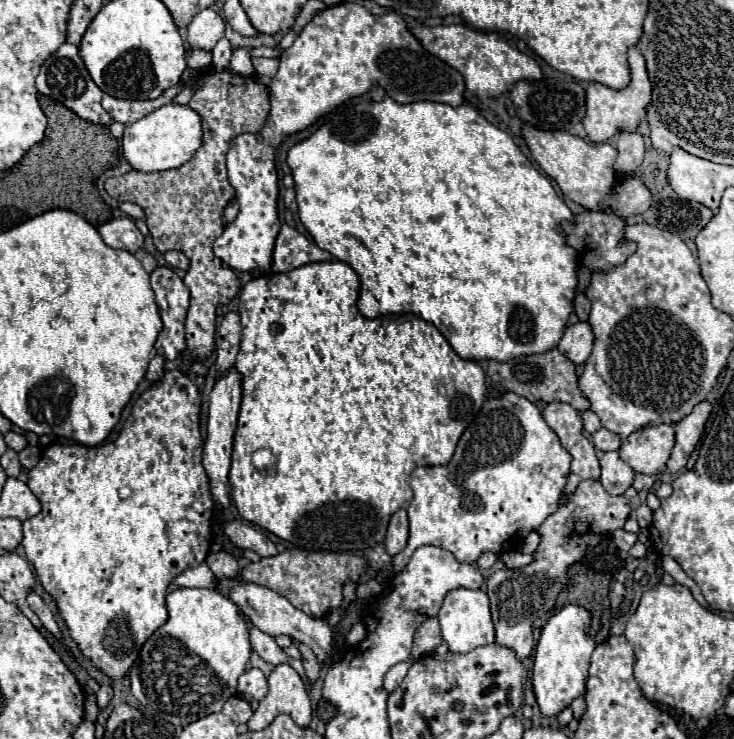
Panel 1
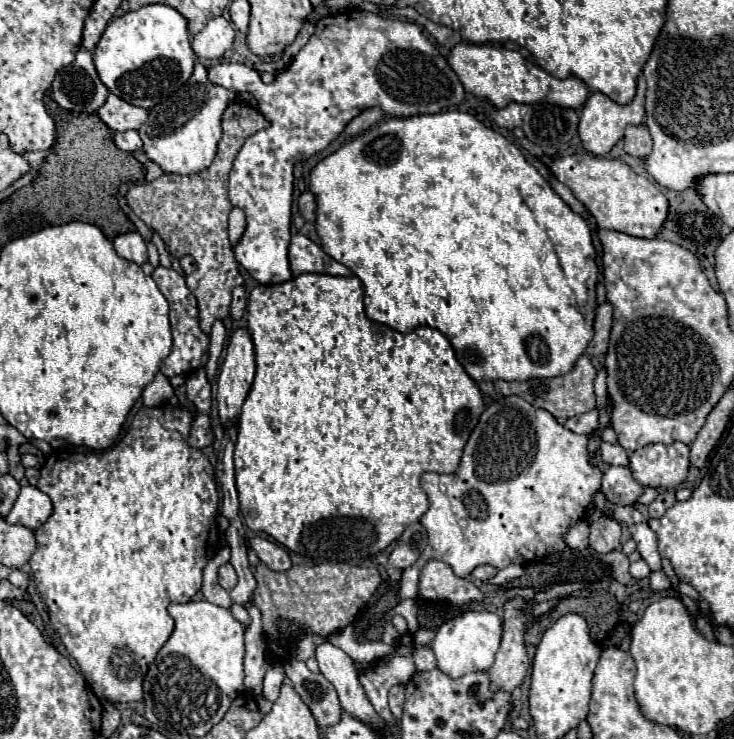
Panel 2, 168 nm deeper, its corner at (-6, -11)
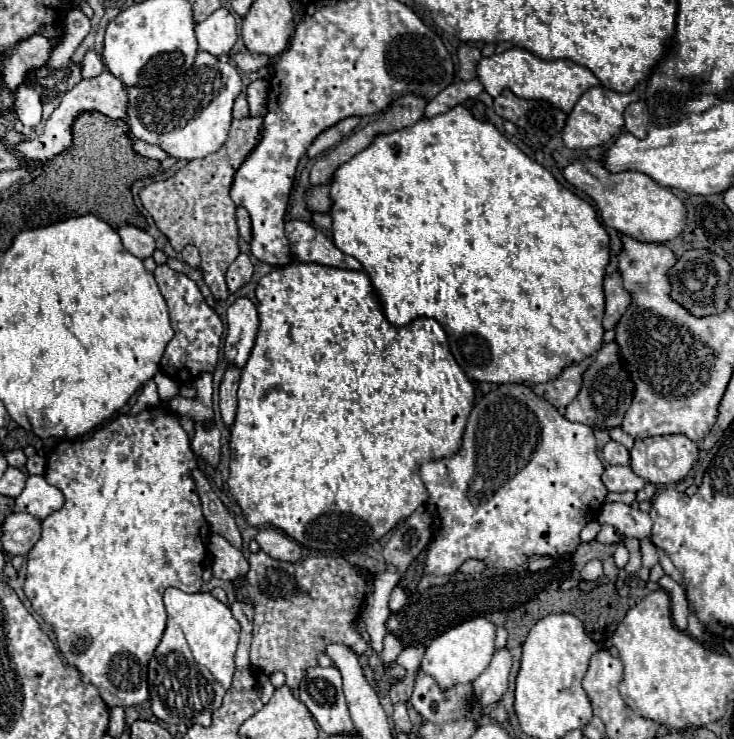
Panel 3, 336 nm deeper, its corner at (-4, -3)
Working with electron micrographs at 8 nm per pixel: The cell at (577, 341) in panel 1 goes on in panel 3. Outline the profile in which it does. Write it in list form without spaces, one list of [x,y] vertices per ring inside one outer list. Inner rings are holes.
[[[613,273],[605,279],[605,317],[603,317],[603,329],[609,331],[617,325],[621,315],[625,313],[627,305],[631,303],[631,295],[621,287],[619,273]]]

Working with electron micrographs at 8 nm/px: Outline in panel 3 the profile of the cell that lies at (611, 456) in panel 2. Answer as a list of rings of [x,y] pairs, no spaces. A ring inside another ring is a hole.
[[[609,441],[605,447],[603,447],[603,461],[607,465],[627,465],[629,463],[629,451],[615,443],[615,441]]]

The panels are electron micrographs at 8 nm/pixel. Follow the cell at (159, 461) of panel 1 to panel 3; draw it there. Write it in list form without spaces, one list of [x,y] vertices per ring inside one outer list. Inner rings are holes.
[[[153,407],[153,409],[141,411],[137,415],[121,415],[113,421],[109,421],[103,429],[95,431],[95,435],[89,437],[87,441],[63,441],[55,447],[55,451],[51,453],[51,457],[47,461],[45,479],[47,479],[47,483],[51,483],[53,487],[57,487],[63,493],[65,505],[41,521],[41,539],[33,545],[33,549],[27,555],[25,595],[31,601],[33,611],[39,613],[43,617],[43,621],[53,627],[61,655],[67,659],[69,665],[75,665],[79,669],[81,679],[85,683],[91,683],[99,689],[103,701],[109,707],[137,705],[149,697],[149,693],[147,693],[147,663],[149,663],[155,647],[159,645],[163,631],[165,631],[165,623],[167,623],[167,615],[163,615],[165,613],[163,591],[167,587],[177,587],[185,593],[197,593],[203,585],[201,573],[203,573],[203,563],[207,557],[211,529],[201,513],[199,493],[195,487],[195,479],[191,475],[193,469],[197,469],[197,459],[195,459],[195,453],[191,451],[189,437],[185,433],[185,429],[181,427],[179,417],[165,407]]]

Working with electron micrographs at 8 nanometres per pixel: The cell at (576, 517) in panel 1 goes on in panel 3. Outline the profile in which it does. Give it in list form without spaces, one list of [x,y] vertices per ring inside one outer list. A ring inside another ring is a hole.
[[[507,647],[497,649],[489,667],[473,681],[473,689],[481,697],[481,703],[485,707],[497,703],[503,697],[503,693],[507,691],[511,665],[513,665],[513,657],[511,657],[509,649]]]

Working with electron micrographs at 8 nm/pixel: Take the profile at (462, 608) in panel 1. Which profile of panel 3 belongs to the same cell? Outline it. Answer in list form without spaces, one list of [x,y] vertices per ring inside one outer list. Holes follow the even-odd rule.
[[[479,615],[475,619],[463,621],[443,631],[443,635],[437,635],[425,651],[421,669],[427,675],[431,675],[441,687],[451,687],[455,683],[471,683],[491,663],[493,653],[495,653],[495,625],[487,617]]]

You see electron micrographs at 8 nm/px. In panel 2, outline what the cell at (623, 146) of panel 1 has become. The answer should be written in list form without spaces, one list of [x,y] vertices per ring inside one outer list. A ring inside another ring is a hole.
[[[629,125],[625,131],[625,151],[633,157],[645,157],[651,151],[651,135],[645,125]]]

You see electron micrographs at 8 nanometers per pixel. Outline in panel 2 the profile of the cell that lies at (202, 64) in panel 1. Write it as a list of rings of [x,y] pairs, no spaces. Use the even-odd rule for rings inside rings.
[[[347,9],[343,13],[323,17],[315,25],[315,33],[311,35],[309,43],[293,57],[291,65],[283,73],[279,73],[271,85],[265,85],[253,67],[233,61],[219,61],[219,65],[209,67],[209,79],[233,93],[249,91],[259,103],[259,113],[271,125],[263,131],[257,131],[245,141],[229,173],[229,201],[233,207],[241,207],[247,215],[247,229],[239,245],[233,247],[235,259],[263,285],[283,283],[291,279],[287,249],[291,237],[289,225],[293,203],[293,167],[297,161],[305,161],[307,157],[323,151],[347,127],[347,123],[365,109],[379,107],[389,117],[441,113],[447,107],[459,105],[465,95],[455,71],[437,51],[437,47],[425,37],[419,25],[357,9]]]

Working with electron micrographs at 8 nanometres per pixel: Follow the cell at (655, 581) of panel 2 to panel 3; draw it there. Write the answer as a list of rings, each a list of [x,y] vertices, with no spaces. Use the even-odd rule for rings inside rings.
[[[663,575],[661,579],[659,579],[659,585],[661,585],[661,589],[667,589],[669,591],[669,595],[671,595],[671,603],[673,603],[673,619],[675,619],[675,625],[679,627],[679,629],[687,629],[687,613],[689,613],[689,609],[687,609],[687,597],[685,597],[685,589],[679,585],[679,583],[675,583],[669,575]]]

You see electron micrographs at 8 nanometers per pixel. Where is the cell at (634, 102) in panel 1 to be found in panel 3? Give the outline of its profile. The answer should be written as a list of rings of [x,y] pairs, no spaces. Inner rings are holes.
[[[601,85],[591,87],[589,91],[585,91],[581,95],[575,109],[567,117],[567,123],[565,123],[565,129],[563,129],[565,145],[571,147],[571,149],[589,149],[589,147],[597,147],[597,145],[603,145],[603,143],[611,141],[623,129],[625,107],[629,103],[635,103],[635,101],[639,101],[637,91],[621,95],[621,93],[615,93],[615,91],[605,89]]]

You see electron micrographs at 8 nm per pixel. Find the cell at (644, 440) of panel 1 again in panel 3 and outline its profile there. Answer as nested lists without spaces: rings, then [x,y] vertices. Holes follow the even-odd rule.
[[[665,435],[665,437],[647,437],[641,441],[635,441],[631,449],[631,467],[633,471],[643,477],[649,483],[655,485],[667,485],[681,481],[697,461],[699,447],[695,441],[691,441],[685,435]]]

